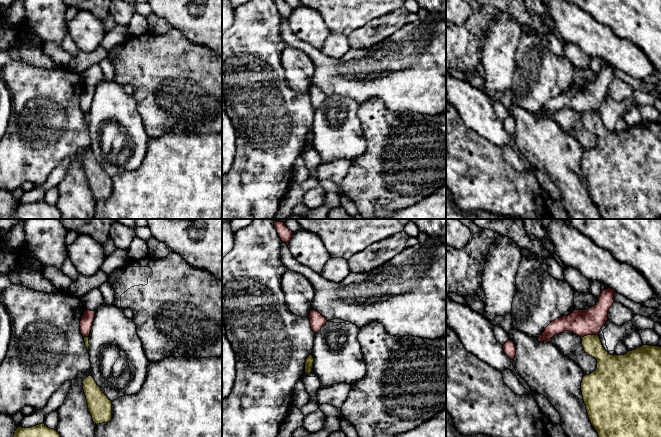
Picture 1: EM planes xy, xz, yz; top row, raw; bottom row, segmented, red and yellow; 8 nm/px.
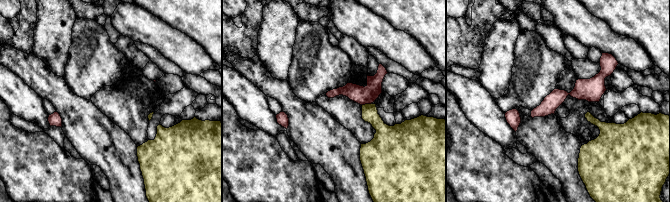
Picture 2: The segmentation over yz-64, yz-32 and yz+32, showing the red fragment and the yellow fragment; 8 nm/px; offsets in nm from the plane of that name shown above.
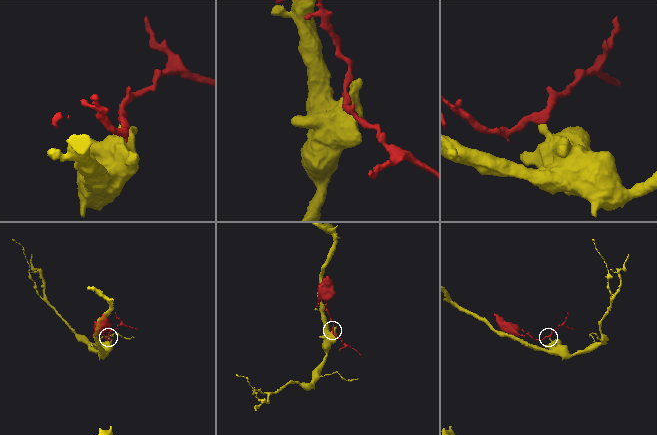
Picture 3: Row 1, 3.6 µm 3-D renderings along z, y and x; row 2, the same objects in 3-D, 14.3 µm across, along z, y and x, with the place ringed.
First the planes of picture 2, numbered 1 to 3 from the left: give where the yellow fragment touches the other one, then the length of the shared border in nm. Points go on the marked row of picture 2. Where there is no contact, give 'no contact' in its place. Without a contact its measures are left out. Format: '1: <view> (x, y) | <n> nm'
1: no contact
2: yz-32 (366, 103) | 80 nm
3: no contact

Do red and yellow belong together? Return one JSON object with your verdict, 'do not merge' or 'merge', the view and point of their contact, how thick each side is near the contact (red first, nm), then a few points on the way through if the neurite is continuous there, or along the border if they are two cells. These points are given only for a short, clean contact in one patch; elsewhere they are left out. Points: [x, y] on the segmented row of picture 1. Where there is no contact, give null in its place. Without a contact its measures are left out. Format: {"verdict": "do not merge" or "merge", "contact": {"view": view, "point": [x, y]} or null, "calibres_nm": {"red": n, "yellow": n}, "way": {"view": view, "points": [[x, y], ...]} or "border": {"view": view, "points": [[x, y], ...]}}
{"verdict": "do not merge", "contact": {"view": "yz", "point": [589, 334]}, "calibres_nm": {"red": 200, "yellow": 150}, "border": {"view": "yz", "points": [[597, 334], [587, 334], [581, 337]]}}

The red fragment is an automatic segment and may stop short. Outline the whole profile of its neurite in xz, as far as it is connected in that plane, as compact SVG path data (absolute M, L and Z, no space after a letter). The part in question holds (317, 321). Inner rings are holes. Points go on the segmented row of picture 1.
M315 310L310 311L308 318L310 320L311 328L315 333L319 332L327 322L327 319Z

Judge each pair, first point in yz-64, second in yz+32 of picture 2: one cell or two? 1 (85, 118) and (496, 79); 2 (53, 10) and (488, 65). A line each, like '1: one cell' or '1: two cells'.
1: two cells
2: one cell

